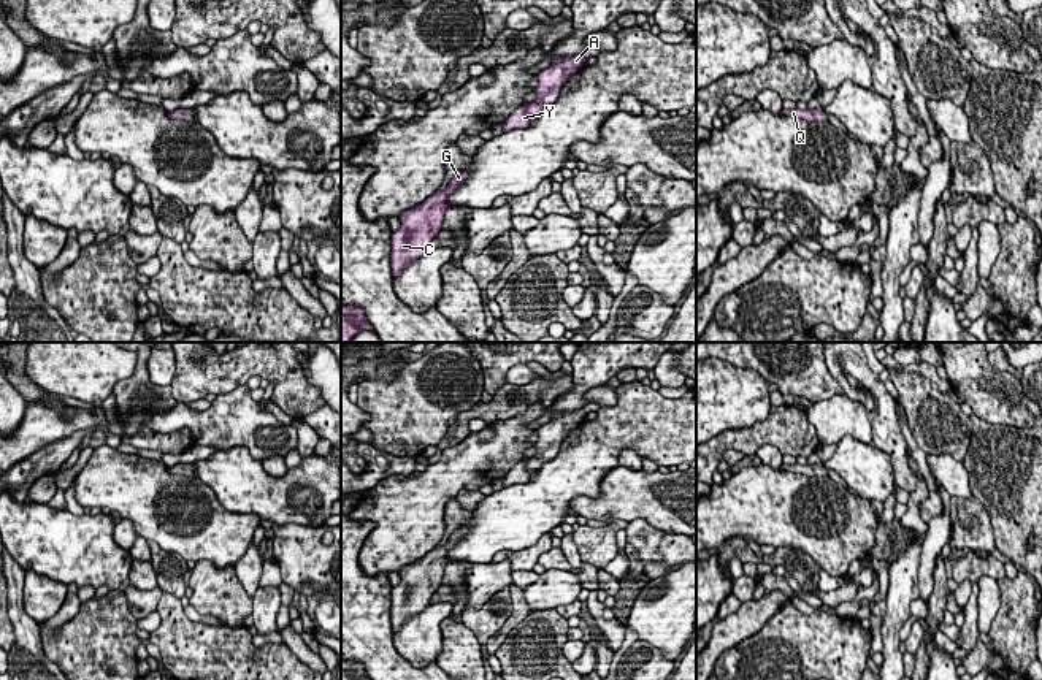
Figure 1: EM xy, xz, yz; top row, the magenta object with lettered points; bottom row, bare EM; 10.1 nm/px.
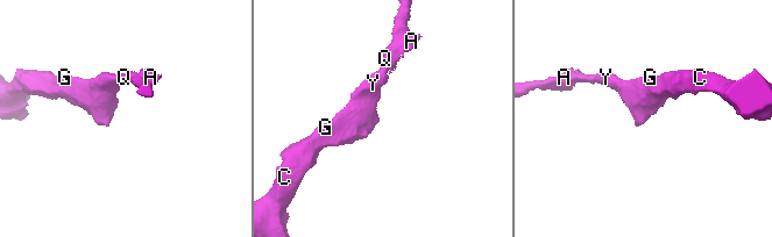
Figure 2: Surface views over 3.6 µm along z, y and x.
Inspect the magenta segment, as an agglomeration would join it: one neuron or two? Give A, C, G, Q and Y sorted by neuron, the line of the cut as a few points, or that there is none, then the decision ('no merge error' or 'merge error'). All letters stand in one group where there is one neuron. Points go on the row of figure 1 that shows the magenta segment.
A C G Q Y | no cut | no merge error

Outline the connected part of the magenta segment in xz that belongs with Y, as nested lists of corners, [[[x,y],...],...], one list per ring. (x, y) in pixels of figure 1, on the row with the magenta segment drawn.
[[[582,52],[574,57],[557,59],[549,68],[542,70],[538,74],[536,94],[538,98],[533,103],[527,103],[525,106],[519,106],[504,122],[503,133],[511,132],[514,128],[528,128],[530,120],[538,119],[542,111],[542,100],[550,92],[555,92],[561,87],[568,76],[573,76],[580,68],[584,68],[585,60],[588,59],[588,52]]]

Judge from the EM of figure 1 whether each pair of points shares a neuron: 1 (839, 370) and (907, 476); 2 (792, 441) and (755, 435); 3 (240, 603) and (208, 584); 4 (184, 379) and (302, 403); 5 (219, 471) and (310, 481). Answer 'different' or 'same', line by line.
1: same
2: same
3: same
4: same
5: same

